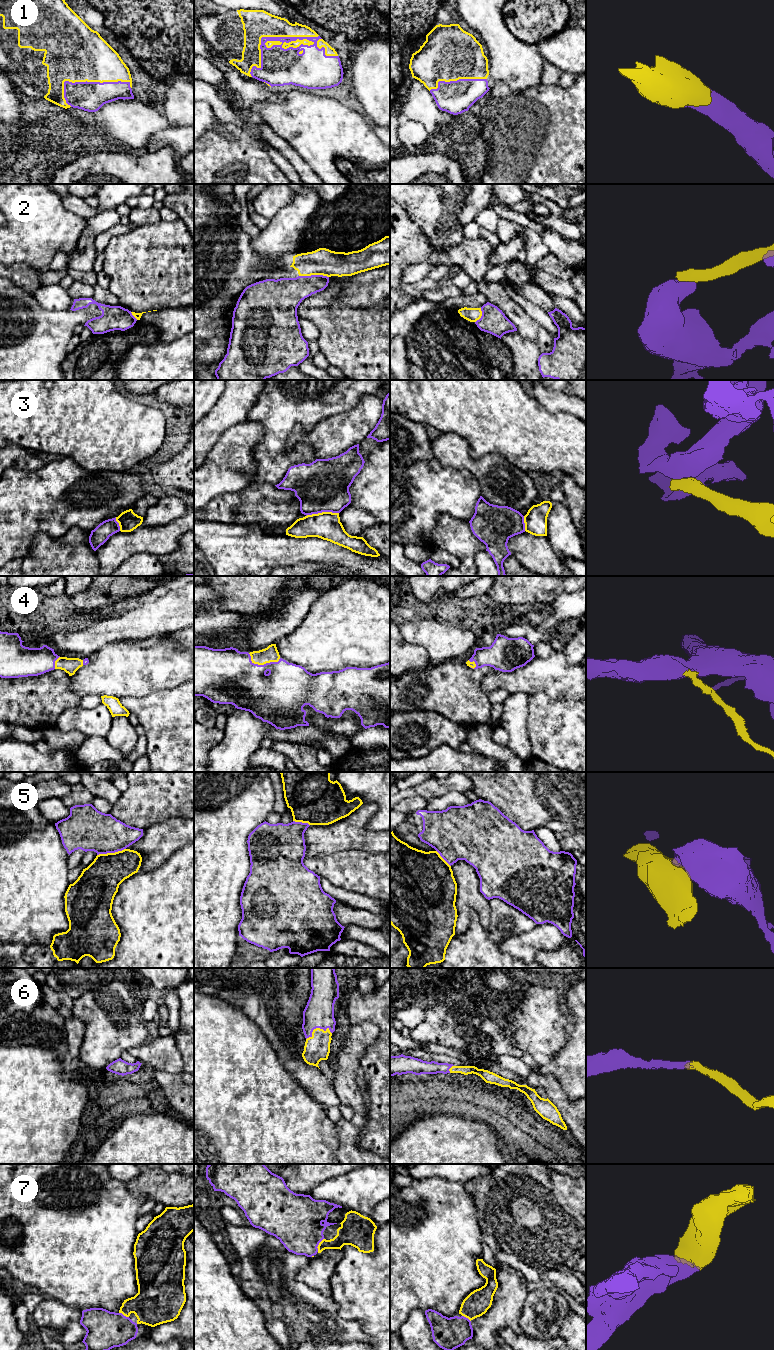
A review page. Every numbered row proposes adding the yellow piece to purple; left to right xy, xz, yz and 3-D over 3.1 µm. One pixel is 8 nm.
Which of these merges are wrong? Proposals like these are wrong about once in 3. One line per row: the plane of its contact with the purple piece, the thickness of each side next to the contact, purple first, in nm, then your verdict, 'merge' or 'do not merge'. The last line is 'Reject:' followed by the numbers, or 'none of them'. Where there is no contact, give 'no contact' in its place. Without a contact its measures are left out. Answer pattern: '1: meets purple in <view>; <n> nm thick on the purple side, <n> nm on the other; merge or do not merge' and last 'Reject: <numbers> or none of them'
1: meets purple in xz; 280 nm thick on the purple side, 220 nm on the other; merge
2: meets purple in xz; 240 nm thick on the purple side, 220 nm on the other; merge
3: meets purple in xz; 420 nm thick on the purple side, 220 nm on the other; do not merge
4: meets purple in xz; 380 nm thick on the purple side, 130 nm on the other; merge
5: meets purple in xy; 340 nm thick on the purple side, 300 nm on the other; do not merge
6: meets purple in xz; 240 nm thick on the purple side, 200 nm on the other; merge
7: meets purple in xz; 400 nm thick on the purple side, 170 nm on the other; merge
Reject: 3, 5

